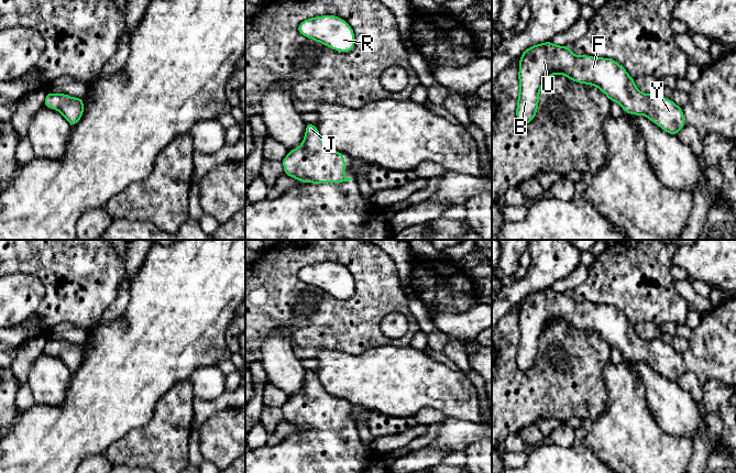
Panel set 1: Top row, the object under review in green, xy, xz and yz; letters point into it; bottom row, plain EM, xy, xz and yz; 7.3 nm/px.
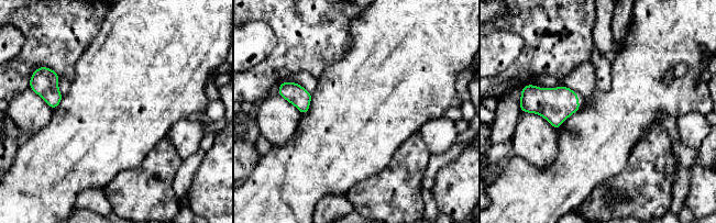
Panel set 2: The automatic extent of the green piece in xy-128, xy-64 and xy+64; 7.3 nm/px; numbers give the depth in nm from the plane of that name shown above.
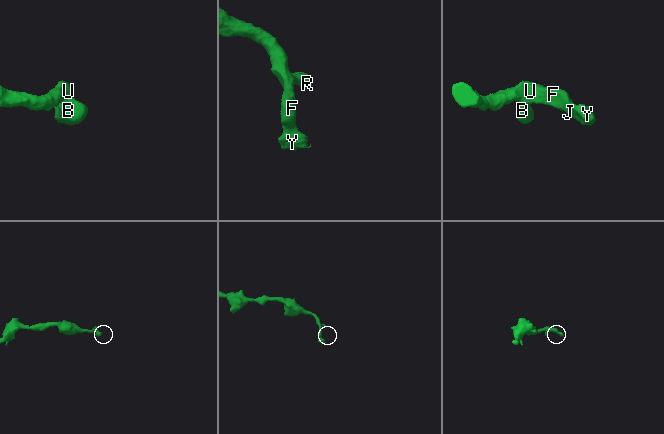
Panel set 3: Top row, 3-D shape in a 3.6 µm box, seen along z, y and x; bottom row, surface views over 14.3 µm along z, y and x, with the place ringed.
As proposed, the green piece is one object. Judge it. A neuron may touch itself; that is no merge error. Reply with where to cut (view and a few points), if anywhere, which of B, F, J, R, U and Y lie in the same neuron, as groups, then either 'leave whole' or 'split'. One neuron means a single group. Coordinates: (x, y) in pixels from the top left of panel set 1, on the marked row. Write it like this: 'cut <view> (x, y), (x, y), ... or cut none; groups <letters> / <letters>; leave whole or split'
cut none; groups B F J R U Y; leave whole

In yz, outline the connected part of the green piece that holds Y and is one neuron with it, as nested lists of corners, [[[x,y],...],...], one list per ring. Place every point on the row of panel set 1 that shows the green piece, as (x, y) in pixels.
[[[551,41],[534,45],[520,55],[519,62],[519,95],[516,117],[521,124],[528,124],[535,118],[539,101],[539,91],[545,81],[553,74],[563,74],[576,82],[596,86],[608,99],[616,101],[629,114],[642,114],[667,133],[677,135],[685,126],[683,110],[671,99],[667,100],[661,94],[647,95],[639,91],[635,80],[625,68],[612,58],[576,56],[571,47],[554,45]]]

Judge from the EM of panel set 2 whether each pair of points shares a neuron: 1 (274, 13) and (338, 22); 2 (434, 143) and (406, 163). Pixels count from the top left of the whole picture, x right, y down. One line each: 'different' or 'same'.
1: same
2: different

